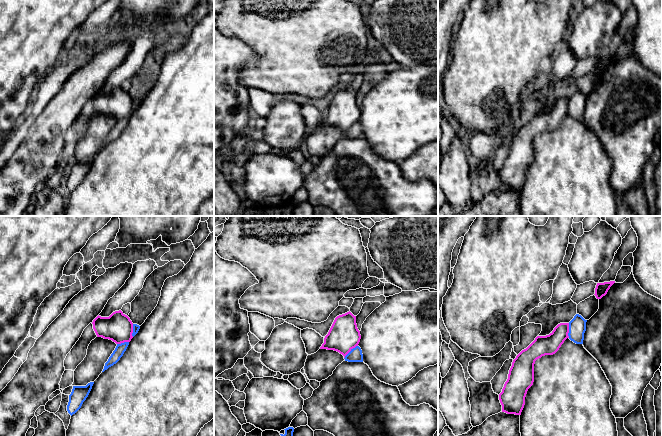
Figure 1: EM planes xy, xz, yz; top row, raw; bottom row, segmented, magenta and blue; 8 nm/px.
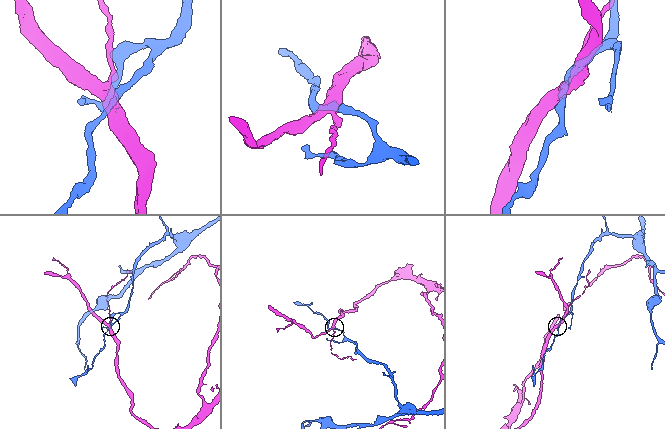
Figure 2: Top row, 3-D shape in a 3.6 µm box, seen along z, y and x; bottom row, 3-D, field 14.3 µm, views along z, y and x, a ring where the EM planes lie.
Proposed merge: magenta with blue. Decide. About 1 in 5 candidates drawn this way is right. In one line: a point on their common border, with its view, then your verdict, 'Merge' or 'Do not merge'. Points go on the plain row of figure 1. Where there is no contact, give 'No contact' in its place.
Touches magenta at xz (350, 126). Do not merge

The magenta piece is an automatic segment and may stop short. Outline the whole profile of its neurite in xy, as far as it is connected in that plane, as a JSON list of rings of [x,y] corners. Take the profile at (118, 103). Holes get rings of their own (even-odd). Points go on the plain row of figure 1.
[[[121,86],[113,88],[109,93],[98,91],[92,100],[97,113],[112,116],[116,120],[130,118],[133,114],[133,99]]]

